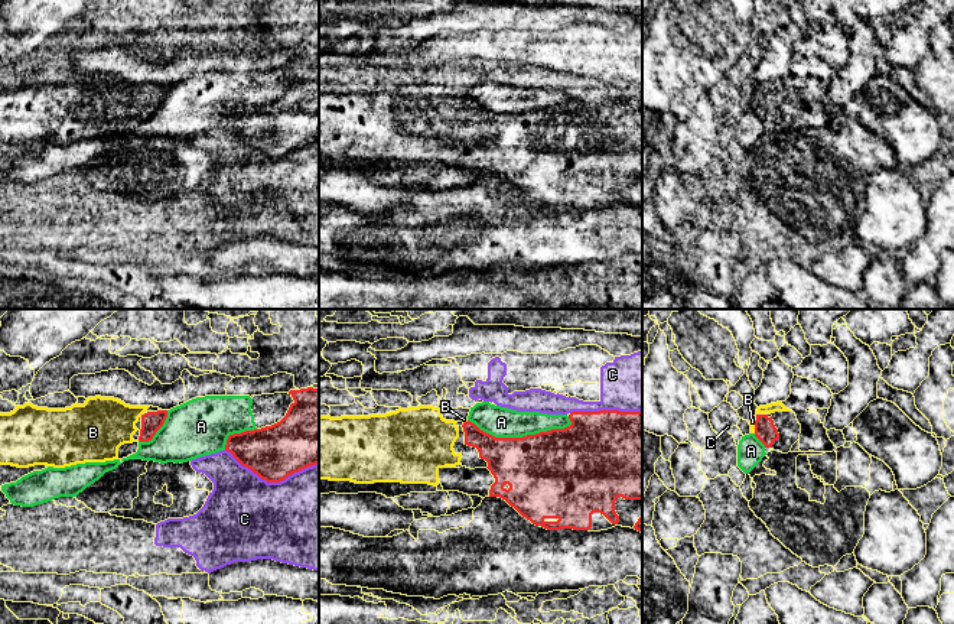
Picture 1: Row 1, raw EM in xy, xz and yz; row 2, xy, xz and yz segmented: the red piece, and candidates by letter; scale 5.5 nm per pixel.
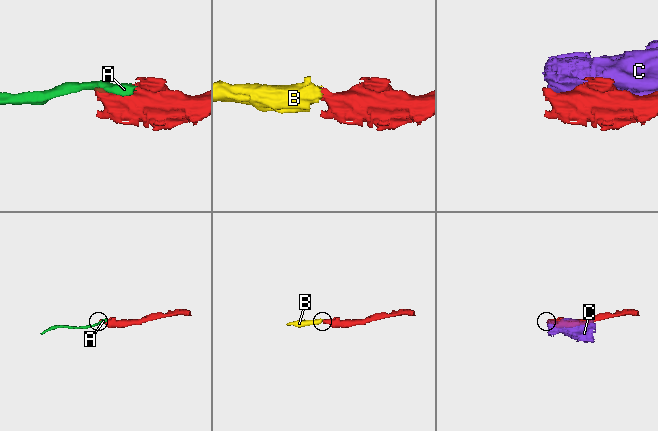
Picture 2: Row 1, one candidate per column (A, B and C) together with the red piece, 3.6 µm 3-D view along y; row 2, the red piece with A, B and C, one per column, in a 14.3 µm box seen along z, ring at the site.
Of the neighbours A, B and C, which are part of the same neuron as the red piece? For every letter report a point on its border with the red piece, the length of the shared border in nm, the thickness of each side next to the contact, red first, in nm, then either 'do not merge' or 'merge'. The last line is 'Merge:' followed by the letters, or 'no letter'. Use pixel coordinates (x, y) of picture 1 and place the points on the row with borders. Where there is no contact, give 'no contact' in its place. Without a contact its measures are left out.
A: meets red in xz at (520, 438); contact 600 nm long; 460 nm thick on the red side, 180 nm on the other; do not merge
B: meets red in yz at (755, 426); contact 70 nm long; 120 nm thick on the red side, 30 nm on the other; merge
C: meets red in xy at (272, 481); contact 550 nm long; 300 nm thick on the red side, 460 nm on the other; do not merge
Merge: B

